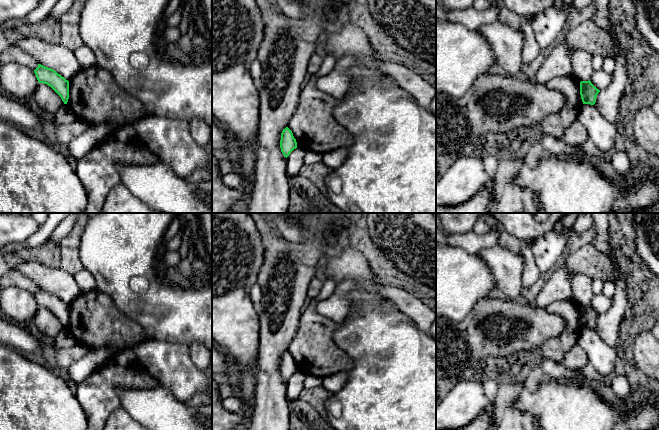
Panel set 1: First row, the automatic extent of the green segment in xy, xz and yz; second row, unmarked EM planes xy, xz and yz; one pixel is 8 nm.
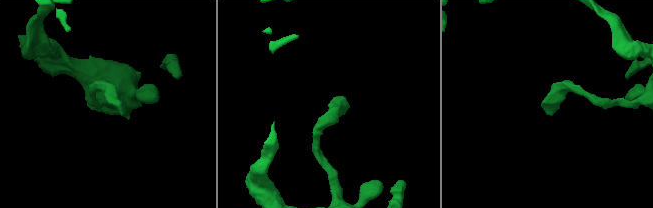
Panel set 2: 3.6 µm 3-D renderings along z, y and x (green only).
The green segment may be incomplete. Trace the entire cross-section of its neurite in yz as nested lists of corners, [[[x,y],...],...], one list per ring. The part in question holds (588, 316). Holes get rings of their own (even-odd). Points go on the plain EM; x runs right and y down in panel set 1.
[[[581,305],[580,306],[580,319],[583,328],[594,329],[596,326],[596,321],[600,316],[591,305]]]

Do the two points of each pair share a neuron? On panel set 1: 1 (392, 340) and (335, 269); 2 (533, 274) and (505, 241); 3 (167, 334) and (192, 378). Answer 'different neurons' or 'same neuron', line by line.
1: same neuron
2: same neuron
3: different neurons

